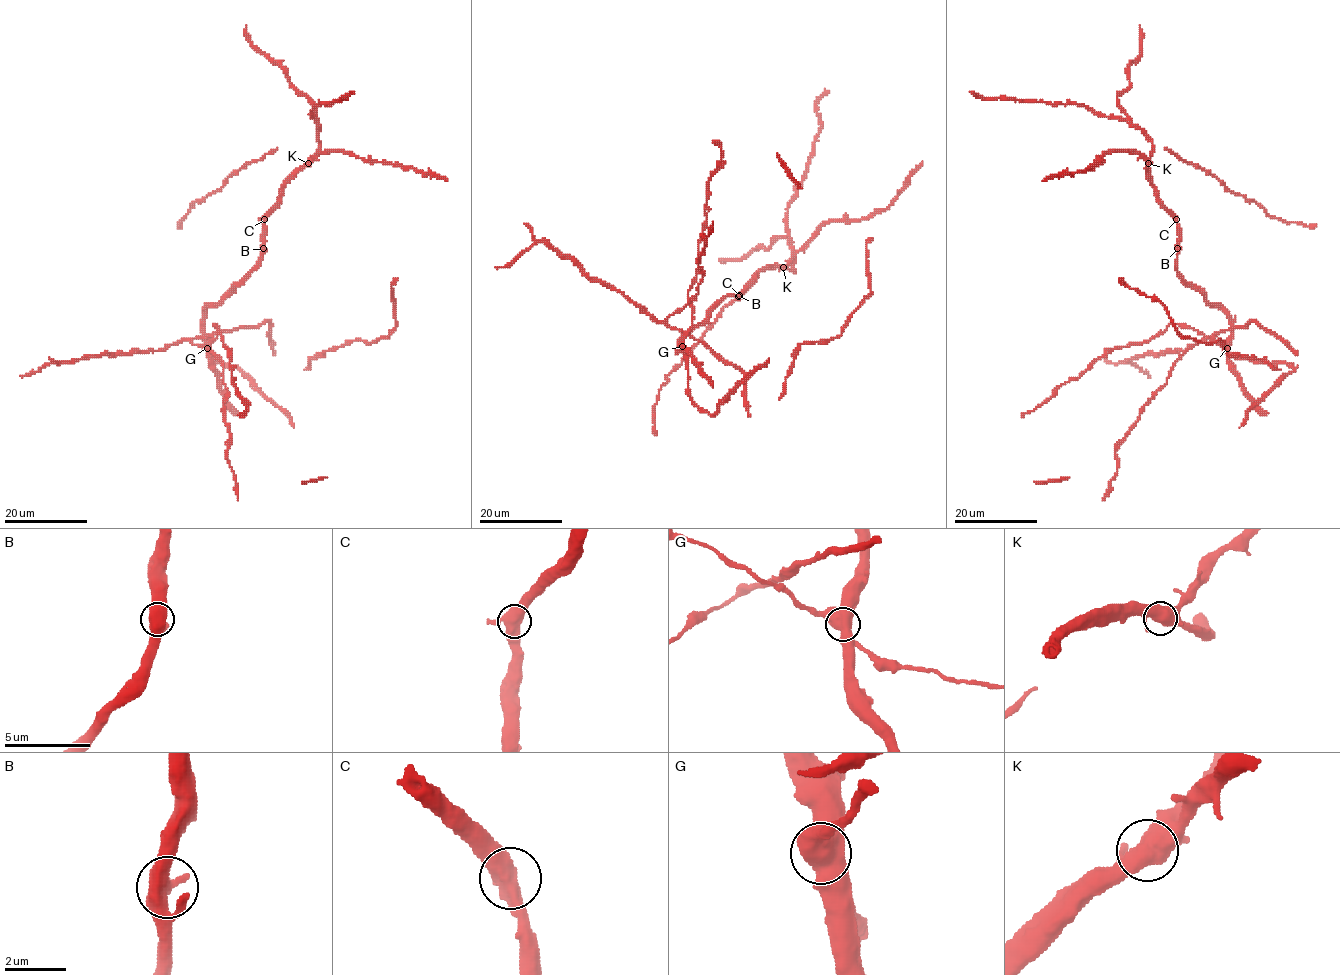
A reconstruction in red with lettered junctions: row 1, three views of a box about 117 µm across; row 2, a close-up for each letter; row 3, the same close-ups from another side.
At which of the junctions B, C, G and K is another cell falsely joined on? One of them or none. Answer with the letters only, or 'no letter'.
no letter

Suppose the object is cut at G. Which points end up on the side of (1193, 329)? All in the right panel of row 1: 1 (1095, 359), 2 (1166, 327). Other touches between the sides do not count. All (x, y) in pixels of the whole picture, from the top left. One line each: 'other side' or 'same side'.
1: same side
2: same side

